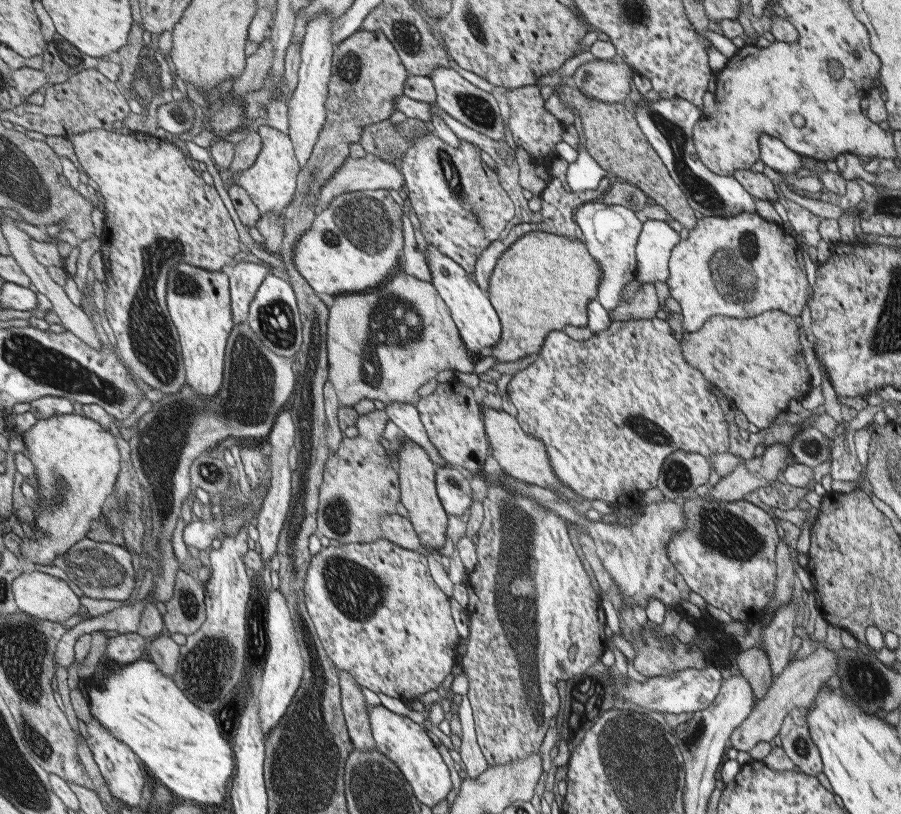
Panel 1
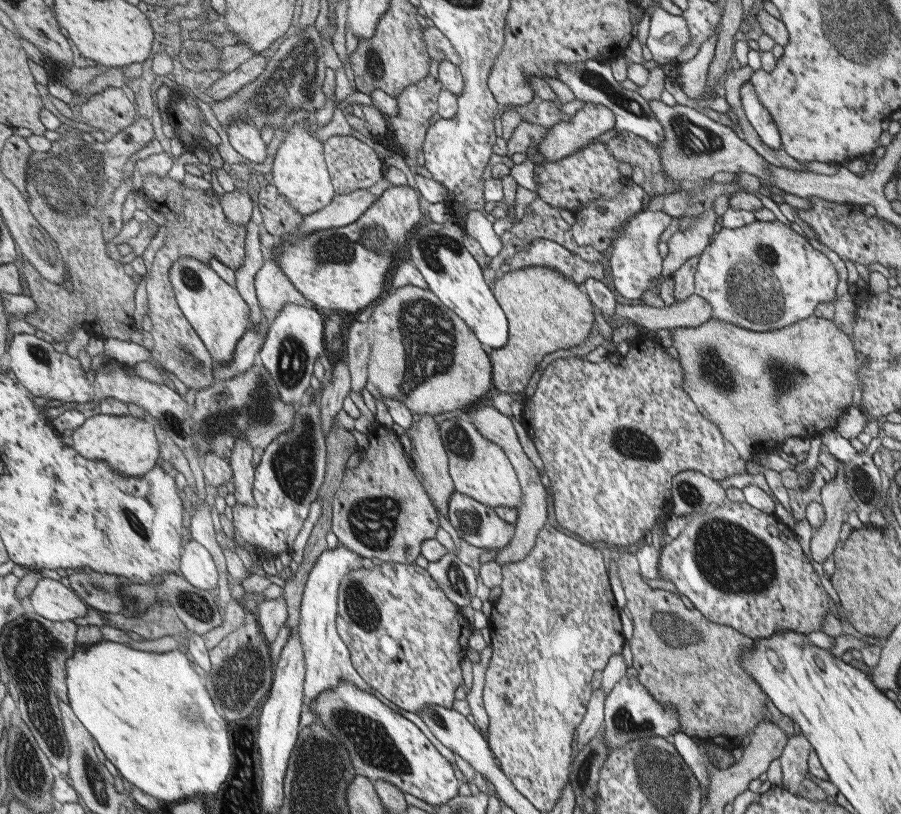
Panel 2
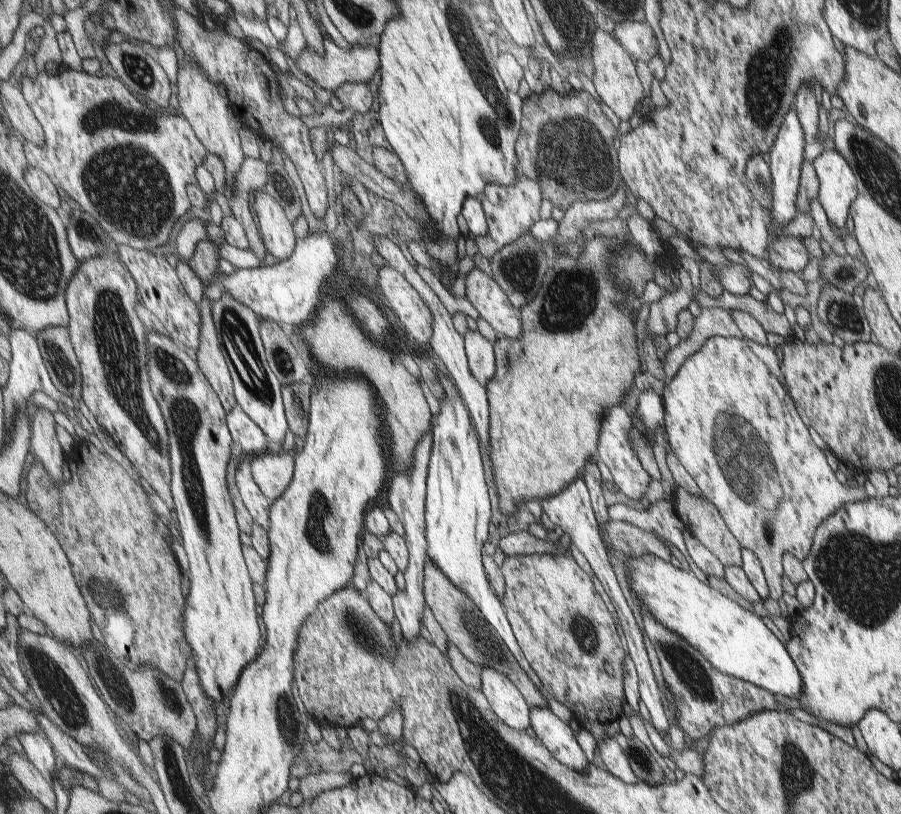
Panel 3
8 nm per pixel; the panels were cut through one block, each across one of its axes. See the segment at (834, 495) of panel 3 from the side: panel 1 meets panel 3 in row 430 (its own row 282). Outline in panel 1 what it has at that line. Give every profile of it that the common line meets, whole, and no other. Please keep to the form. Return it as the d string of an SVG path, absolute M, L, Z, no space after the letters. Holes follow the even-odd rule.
M742 213L733 217L702 217L697 219L696 226L689 231L688 238L681 240L671 252L669 258L669 277L666 280L670 288L670 296L674 298L681 306L681 313L684 316L683 330L684 332L700 331L706 322L714 315L726 315L732 318L752 318L768 311L782 311L790 316L800 316L802 308L810 296L810 284L806 278L806 266L804 266L804 256L798 250L798 244L794 242L792 235L786 236L786 232L778 226L774 221L767 221L765 217L761 217L756 213Z

